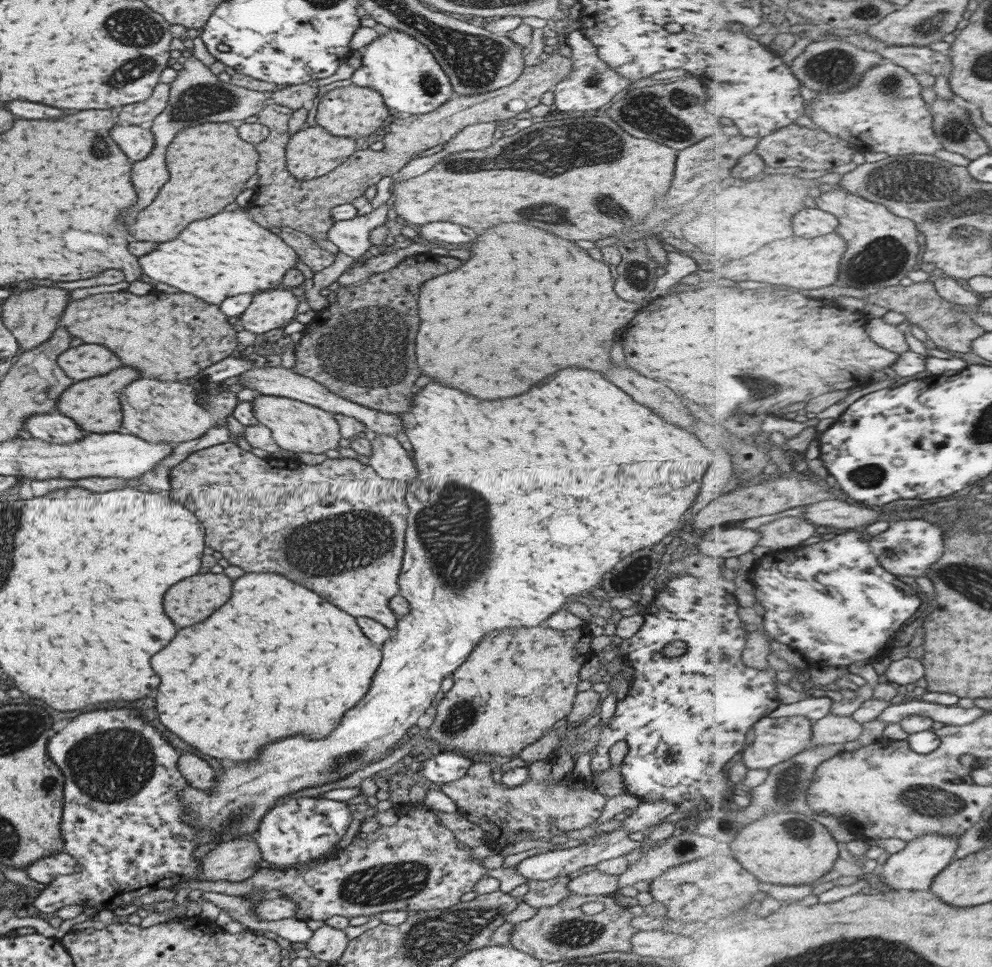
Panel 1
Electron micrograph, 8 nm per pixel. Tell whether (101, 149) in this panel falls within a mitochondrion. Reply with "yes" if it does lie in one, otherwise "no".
yes

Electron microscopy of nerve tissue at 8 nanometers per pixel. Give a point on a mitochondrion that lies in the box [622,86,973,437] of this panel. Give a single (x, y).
(920, 169)

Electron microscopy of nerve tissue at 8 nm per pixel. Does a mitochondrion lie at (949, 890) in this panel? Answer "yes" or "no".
no

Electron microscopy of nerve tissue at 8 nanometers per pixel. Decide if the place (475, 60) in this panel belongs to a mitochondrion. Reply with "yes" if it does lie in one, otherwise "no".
yes

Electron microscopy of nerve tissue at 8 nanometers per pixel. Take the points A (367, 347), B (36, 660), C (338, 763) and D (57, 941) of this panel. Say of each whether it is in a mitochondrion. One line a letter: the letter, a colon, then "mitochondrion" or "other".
A: mitochondrion
B: other
C: mitochondrion
D: other

